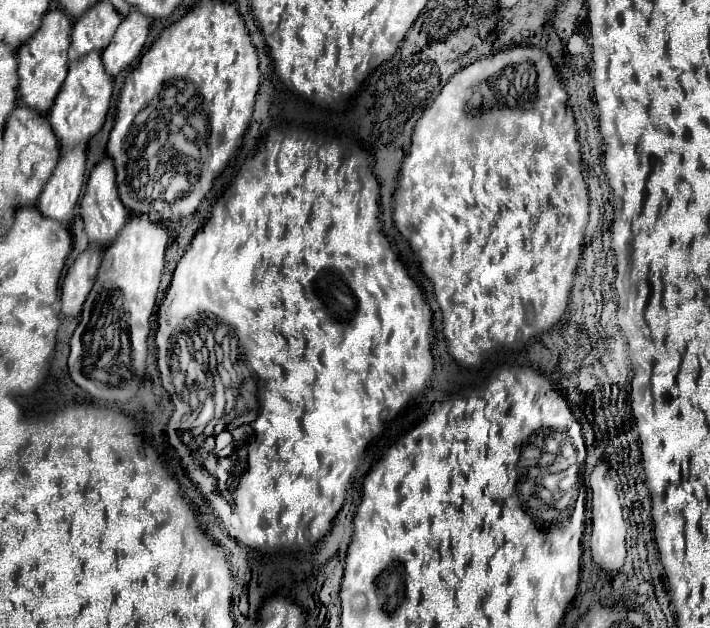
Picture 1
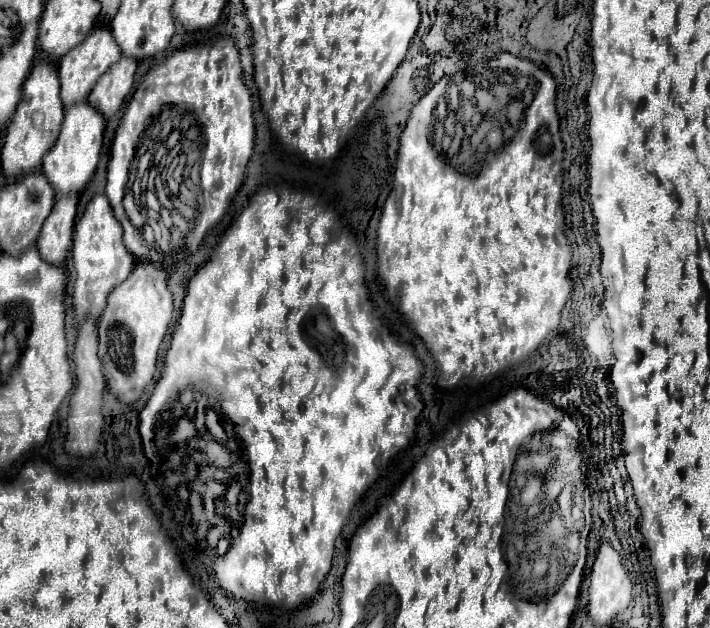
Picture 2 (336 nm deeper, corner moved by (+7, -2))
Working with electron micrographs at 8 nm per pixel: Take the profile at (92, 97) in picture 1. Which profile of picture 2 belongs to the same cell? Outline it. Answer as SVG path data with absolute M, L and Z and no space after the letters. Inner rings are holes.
M86 100L64 108L64 122L62 122L60 136L56 138L54 146L48 150L48 154L42 160L42 172L52 184L56 196L76 194L84 190L84 186L92 180L100 158L104 124L106 124L104 114L96 112L96 108L92 108Z

